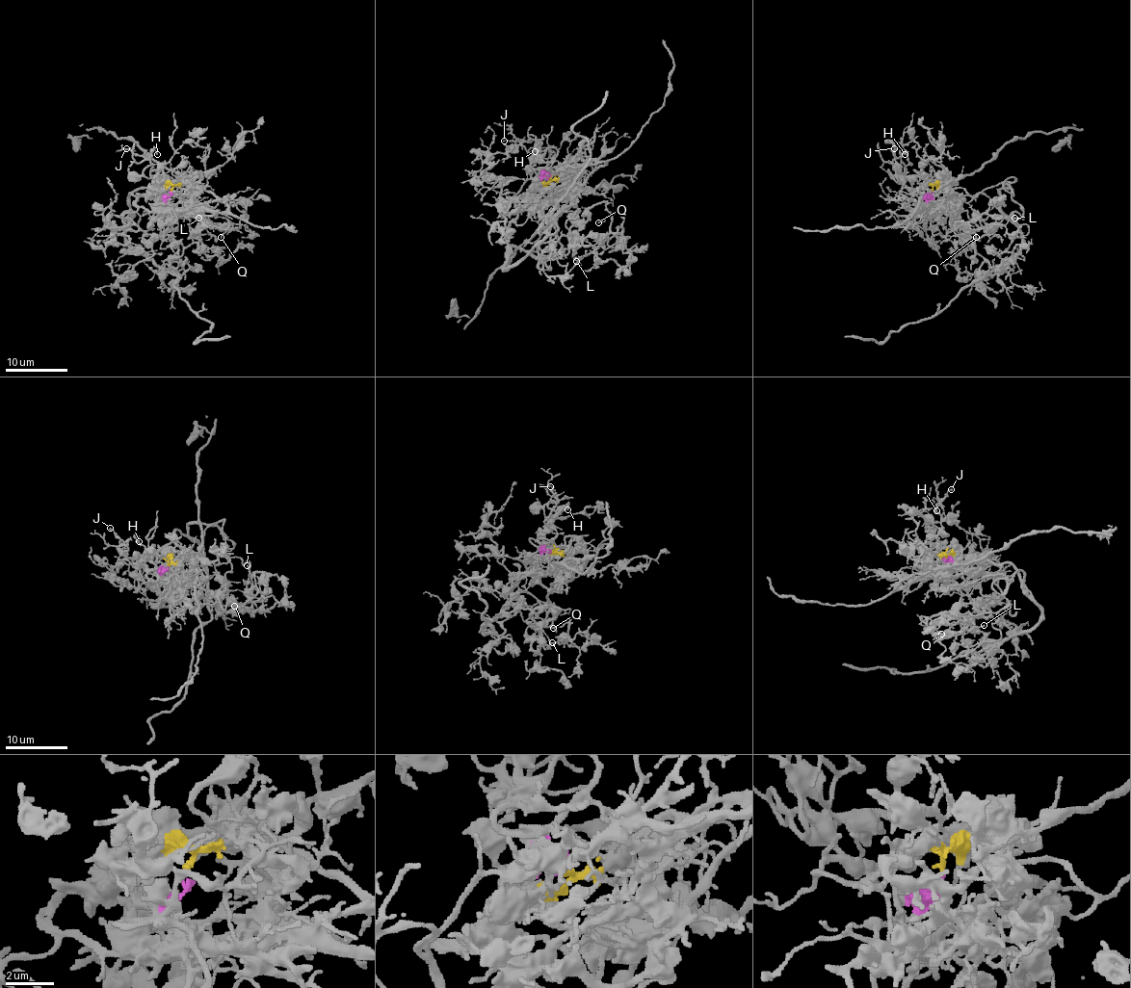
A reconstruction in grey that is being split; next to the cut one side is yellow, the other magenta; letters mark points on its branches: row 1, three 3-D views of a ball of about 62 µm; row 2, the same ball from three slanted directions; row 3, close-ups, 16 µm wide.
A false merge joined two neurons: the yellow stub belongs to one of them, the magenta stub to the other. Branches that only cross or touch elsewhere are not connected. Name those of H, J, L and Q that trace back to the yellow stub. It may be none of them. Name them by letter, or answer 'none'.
none

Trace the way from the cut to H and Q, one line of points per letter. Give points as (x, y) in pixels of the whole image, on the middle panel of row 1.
H: (548, 179), (545, 169), (558, 151), (539, 154), (539, 150), (536, 158), (528, 156), (531, 148), (535, 151)
Q: (548, 179), (531, 164), (553, 162), (497, 202), (520, 224), (533, 199), (539, 221), (605, 202), (597, 222)

